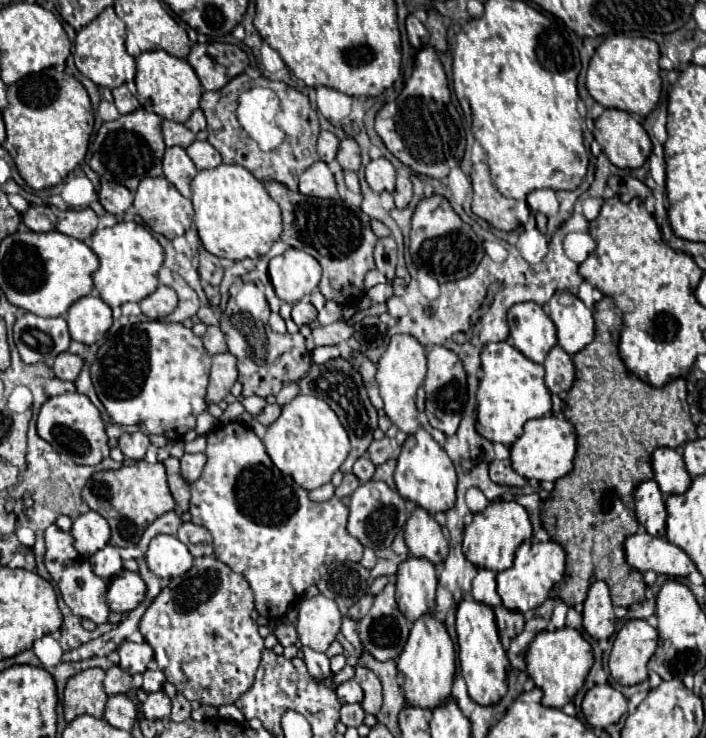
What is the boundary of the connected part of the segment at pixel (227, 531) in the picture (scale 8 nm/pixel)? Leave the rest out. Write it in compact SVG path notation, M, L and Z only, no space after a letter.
M220 424L206 436L206 440L208 446L204 454L208 460L204 464L202 476L190 484L192 522L204 526L212 534L216 558L248 580L254 592L256 610L262 618L282 618L290 608L294 608L300 602L304 590L320 580L320 576L334 560L360 562L364 546L346 530L348 508L336 496L320 504L312 502L308 498L308 492L302 486L298 486L292 478L288 484L280 470L272 464L270 456L266 454L262 440L252 432L248 424Z

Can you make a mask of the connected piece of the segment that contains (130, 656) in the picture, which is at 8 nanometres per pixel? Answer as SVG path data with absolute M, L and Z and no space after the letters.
M126 640L118 648L118 654L120 654L120 668L126 670L130 676L142 674L148 668L150 660L154 658L154 652L146 642L136 644L136 642L130 642L130 640Z

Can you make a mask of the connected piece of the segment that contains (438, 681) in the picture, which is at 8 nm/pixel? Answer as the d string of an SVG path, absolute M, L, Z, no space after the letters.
M436 610L420 616L412 624L408 642L398 658L398 670L406 676L404 684L406 704L432 710L434 706L448 700L456 670L456 654L454 654L454 644L446 632L446 626L436 618Z

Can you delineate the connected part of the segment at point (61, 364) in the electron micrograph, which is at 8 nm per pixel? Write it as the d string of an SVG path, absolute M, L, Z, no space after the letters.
M64 352L64 354L60 354L60 356L56 358L52 370L54 370L56 378L74 382L74 380L78 378L80 370L82 370L82 364L84 364L84 362L82 362L80 356L76 356L76 354L72 354L72 352Z

